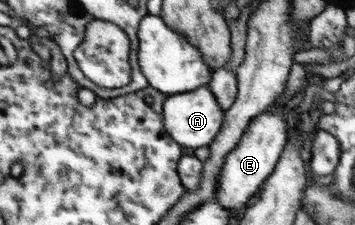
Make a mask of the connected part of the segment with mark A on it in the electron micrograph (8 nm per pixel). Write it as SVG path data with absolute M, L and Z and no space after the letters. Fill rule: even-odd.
M208 86L189 93L167 95L164 104L165 128L182 146L200 148L209 146L224 127L225 110Z

